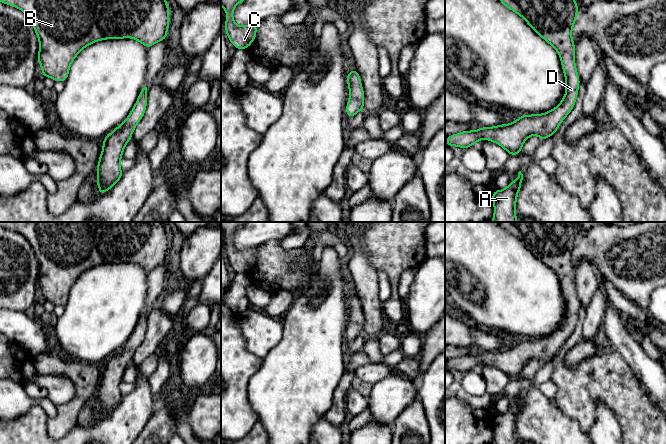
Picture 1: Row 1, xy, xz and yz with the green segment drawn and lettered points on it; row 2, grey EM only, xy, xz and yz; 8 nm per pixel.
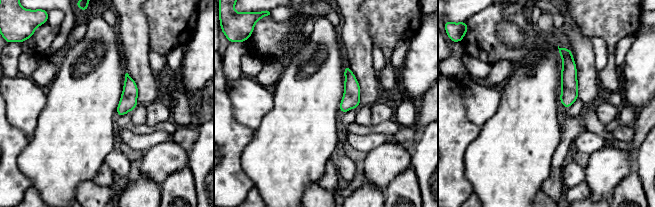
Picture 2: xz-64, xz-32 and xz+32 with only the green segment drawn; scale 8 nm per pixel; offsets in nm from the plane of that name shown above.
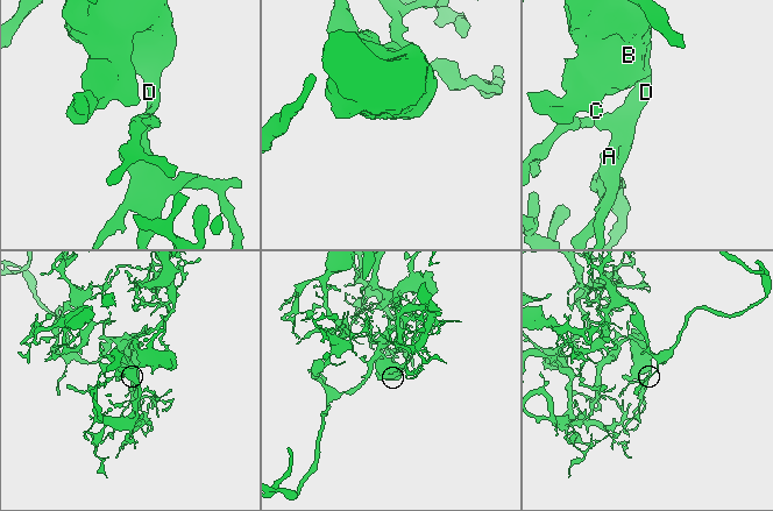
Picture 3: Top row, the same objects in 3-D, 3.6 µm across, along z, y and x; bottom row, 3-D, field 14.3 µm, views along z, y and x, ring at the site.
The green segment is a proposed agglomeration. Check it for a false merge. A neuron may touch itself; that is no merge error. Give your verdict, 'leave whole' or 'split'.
leave whole

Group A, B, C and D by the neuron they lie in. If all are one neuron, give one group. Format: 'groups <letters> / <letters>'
groups A B C D

